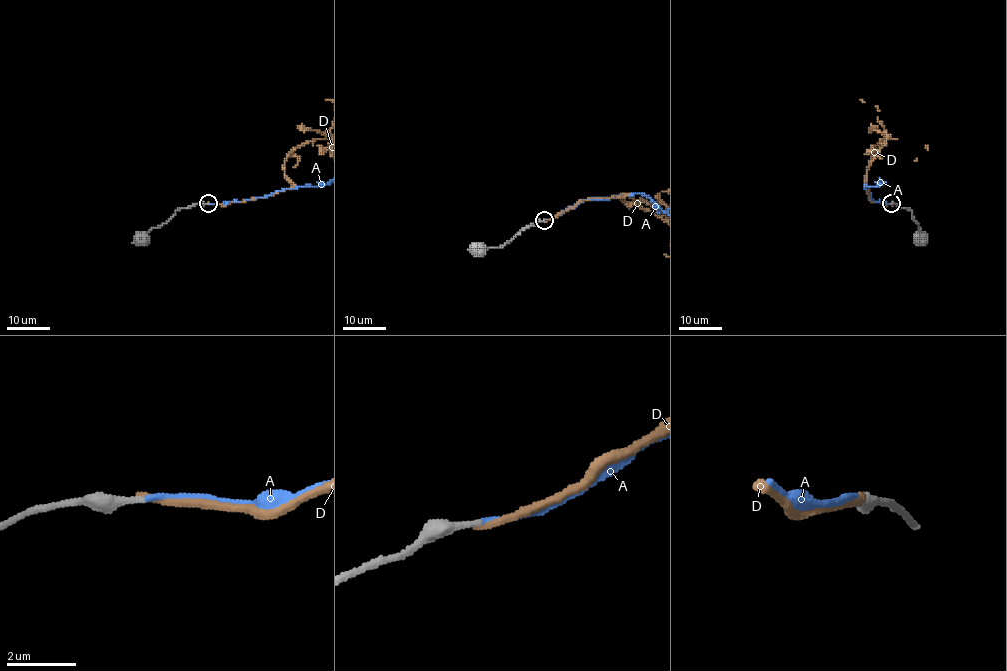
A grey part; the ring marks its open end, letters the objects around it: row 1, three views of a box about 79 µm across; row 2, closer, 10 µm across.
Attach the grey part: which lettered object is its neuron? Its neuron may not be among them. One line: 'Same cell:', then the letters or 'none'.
Same cell: A

